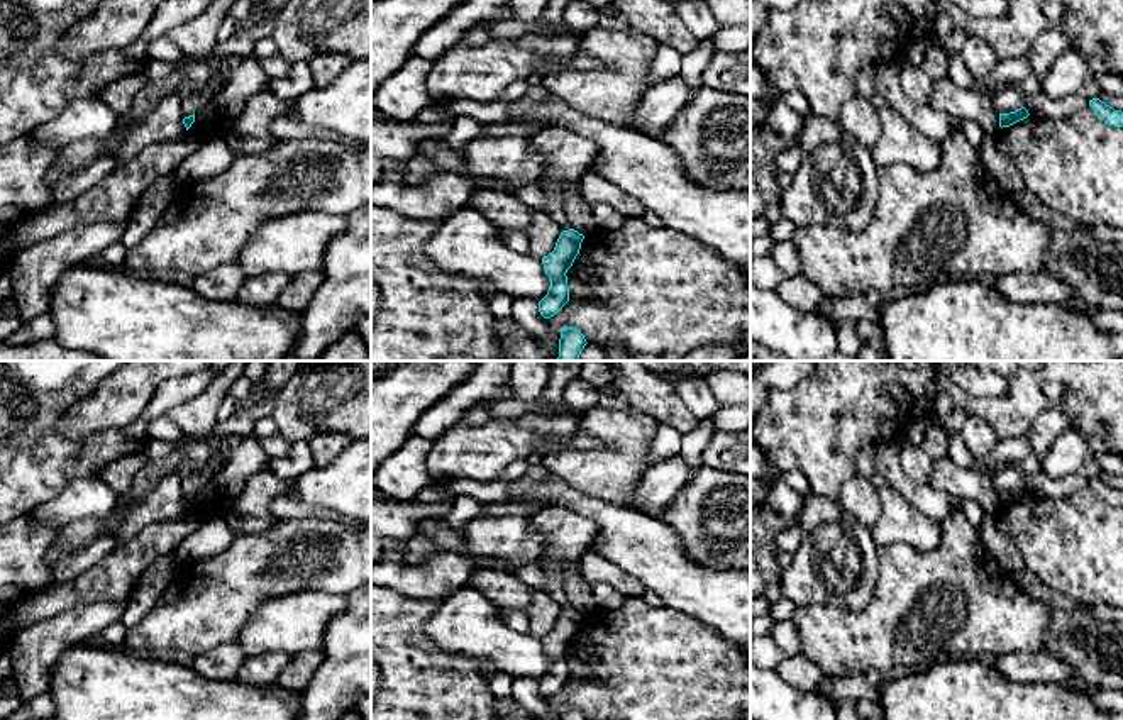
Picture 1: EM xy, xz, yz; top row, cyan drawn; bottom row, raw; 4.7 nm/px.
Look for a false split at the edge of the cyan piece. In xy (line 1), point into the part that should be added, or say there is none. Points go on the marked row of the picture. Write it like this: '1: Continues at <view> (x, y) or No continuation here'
1: No continuation here

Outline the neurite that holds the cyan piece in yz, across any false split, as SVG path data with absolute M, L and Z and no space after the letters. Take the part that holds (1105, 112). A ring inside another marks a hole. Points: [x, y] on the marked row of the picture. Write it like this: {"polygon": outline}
{"polygon": "M1099 98L1089 100L1089 107L1106 124L1115 125L1115 127L1123 127L1123 112L1121 110L1115 110L1113 107L1101 102Z"}

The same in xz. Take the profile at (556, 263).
{"polygon": "M574 229L562 230L552 252L542 258L544 271L550 280L547 295L539 302L544 318L554 317L569 302L567 269L579 254L584 235Z"}

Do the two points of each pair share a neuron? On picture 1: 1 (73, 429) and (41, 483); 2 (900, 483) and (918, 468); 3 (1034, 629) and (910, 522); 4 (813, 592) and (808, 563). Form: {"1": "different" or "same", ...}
{"1": "different", "2": "different", "3": "different", "4": "same"}

